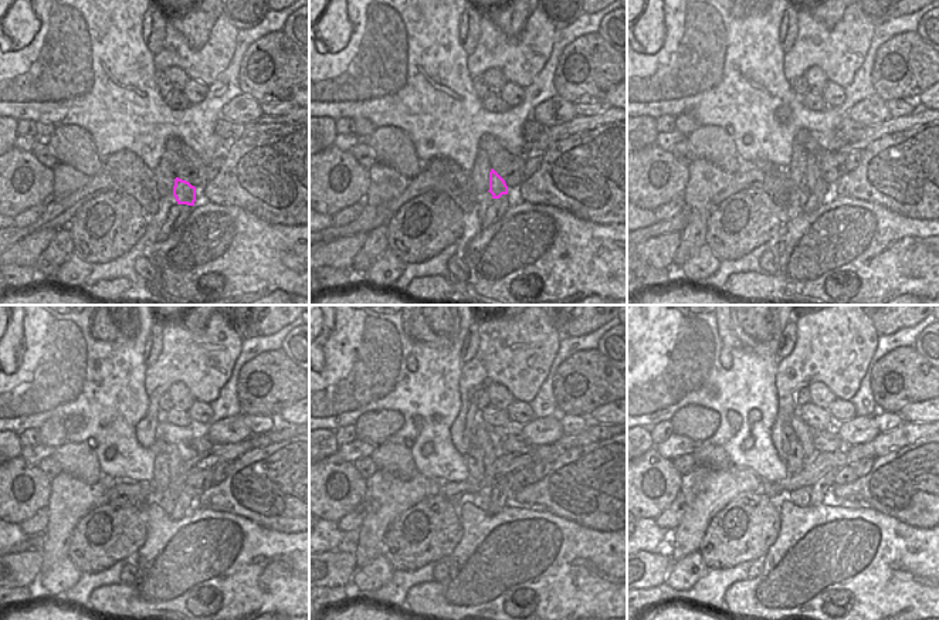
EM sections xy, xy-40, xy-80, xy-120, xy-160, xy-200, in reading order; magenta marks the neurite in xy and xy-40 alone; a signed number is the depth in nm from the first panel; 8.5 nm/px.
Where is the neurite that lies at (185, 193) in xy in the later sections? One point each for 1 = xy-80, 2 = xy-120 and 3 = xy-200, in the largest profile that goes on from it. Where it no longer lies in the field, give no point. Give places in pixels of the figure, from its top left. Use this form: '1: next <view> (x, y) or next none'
1: next xy-80 (812, 173)
2: next xy-120 (178, 481)
3: next xy-200 (804, 434)

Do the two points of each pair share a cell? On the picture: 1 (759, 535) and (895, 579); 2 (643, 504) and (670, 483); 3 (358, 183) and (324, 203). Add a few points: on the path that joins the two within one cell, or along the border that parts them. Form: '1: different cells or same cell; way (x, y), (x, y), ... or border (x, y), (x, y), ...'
1: different cells; border (780, 512), (779, 534), (762, 556)
2: same cell; way (651, 500), (657, 500), (665, 491)
3: different cells; border (324, 196), (341, 209)

